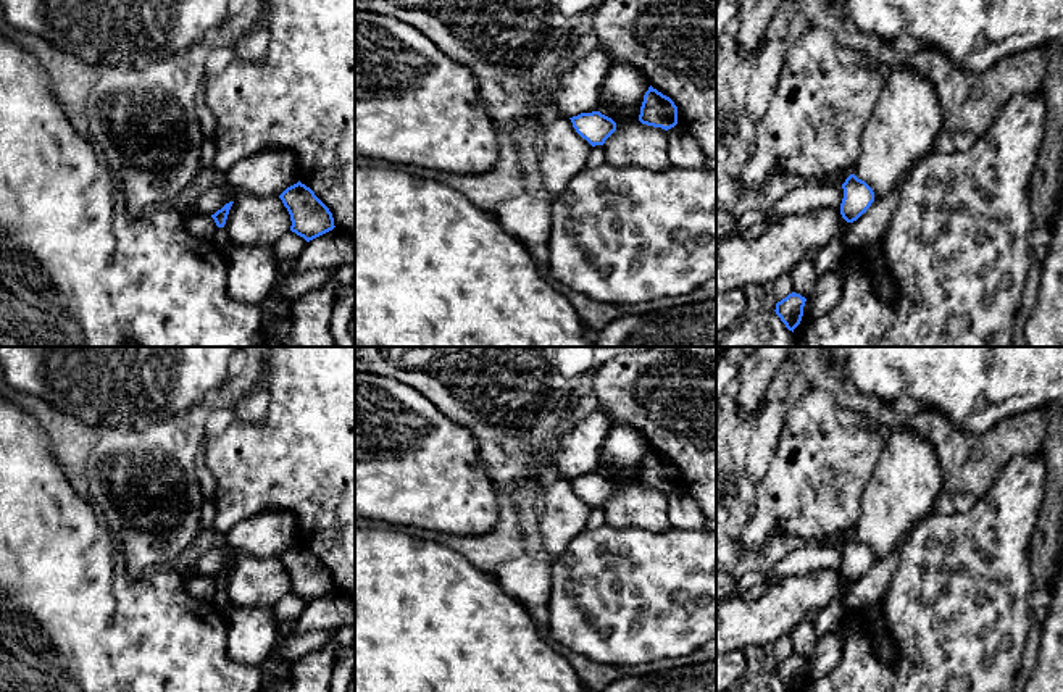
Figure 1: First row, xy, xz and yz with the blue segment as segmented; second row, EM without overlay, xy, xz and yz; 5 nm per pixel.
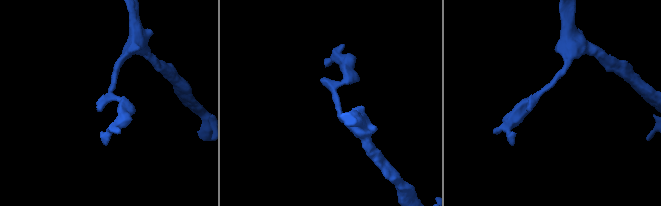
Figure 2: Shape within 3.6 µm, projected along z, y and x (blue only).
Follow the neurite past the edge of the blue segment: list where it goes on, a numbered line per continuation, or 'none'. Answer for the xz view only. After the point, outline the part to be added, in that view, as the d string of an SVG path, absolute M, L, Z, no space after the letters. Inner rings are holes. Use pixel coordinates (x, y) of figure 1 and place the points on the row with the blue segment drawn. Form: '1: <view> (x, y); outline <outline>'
none

